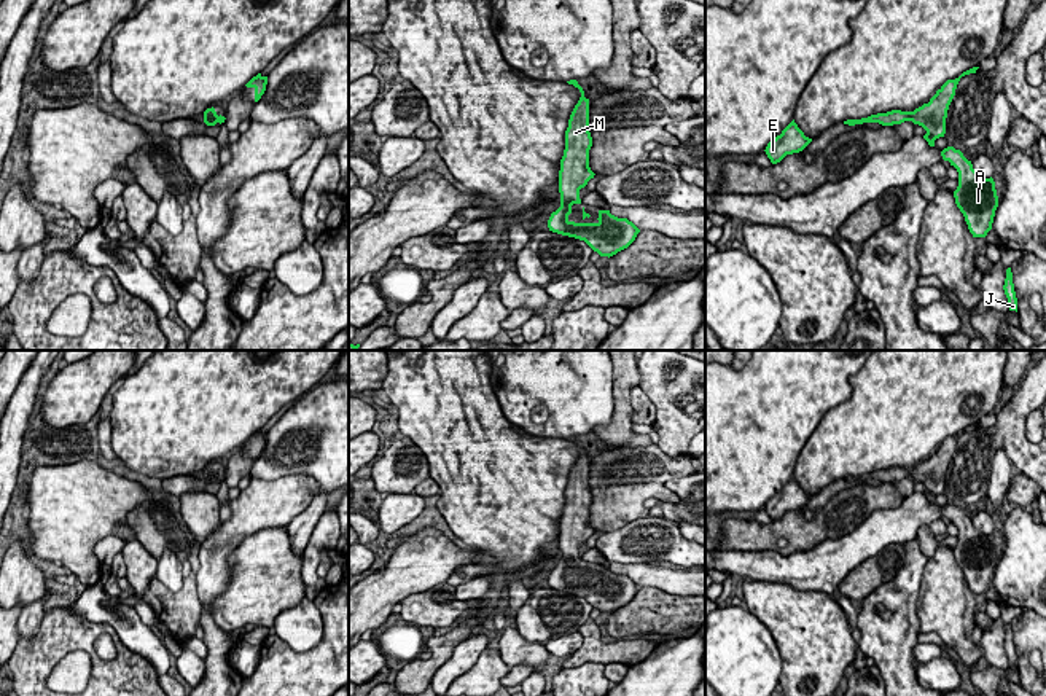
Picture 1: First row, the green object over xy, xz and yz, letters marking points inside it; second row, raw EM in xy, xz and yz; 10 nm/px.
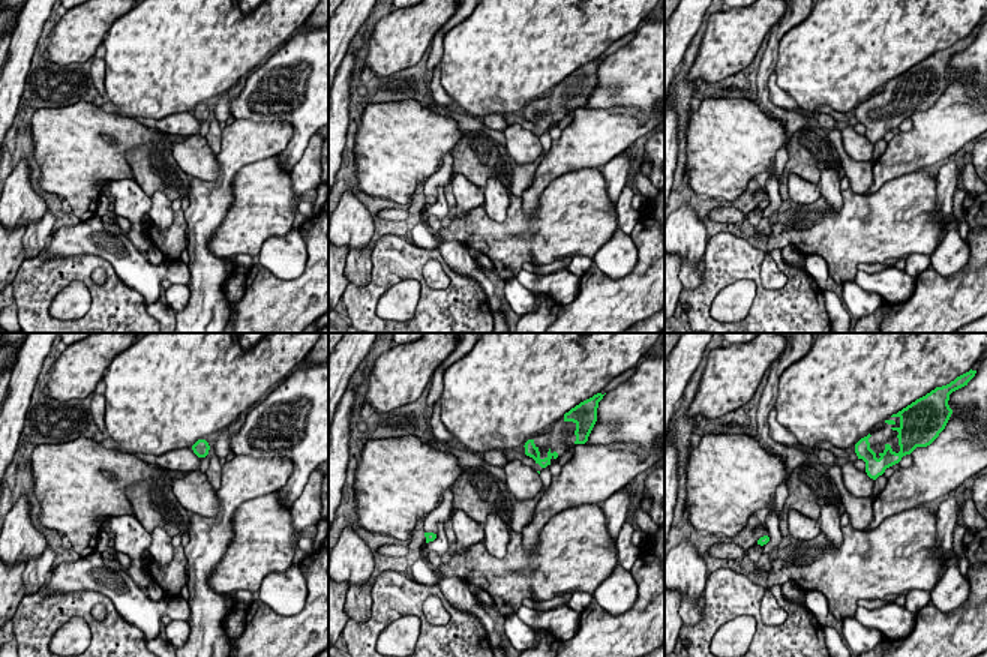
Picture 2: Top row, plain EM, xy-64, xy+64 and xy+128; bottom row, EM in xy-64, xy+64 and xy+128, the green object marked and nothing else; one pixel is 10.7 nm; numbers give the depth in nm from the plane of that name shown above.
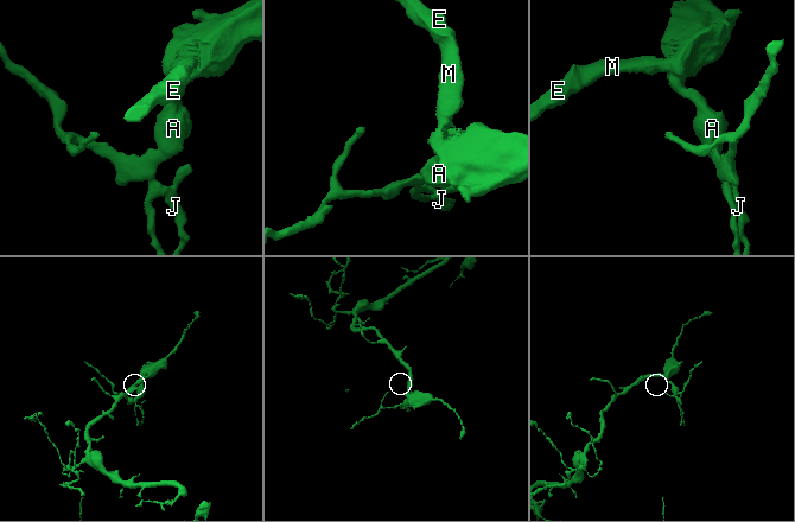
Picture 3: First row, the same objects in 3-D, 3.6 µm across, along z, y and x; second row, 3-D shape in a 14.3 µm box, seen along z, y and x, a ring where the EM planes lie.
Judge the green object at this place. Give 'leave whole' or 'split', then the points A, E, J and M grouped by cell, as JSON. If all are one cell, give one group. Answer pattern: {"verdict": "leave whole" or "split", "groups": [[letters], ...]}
{"verdict": "leave whole", "groups": [["A", "E", "J", "M"]]}

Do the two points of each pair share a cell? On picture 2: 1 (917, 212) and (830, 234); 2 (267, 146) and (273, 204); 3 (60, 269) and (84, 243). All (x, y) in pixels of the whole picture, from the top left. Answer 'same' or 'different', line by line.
1: same
2: different
3: different

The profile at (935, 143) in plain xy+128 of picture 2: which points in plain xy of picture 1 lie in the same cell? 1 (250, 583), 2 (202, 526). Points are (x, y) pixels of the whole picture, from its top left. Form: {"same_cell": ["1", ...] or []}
{"same_cell": []}

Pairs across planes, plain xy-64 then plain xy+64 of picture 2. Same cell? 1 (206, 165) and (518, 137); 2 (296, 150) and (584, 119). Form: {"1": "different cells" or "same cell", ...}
{"1": "same cell", "2": "different cells"}

